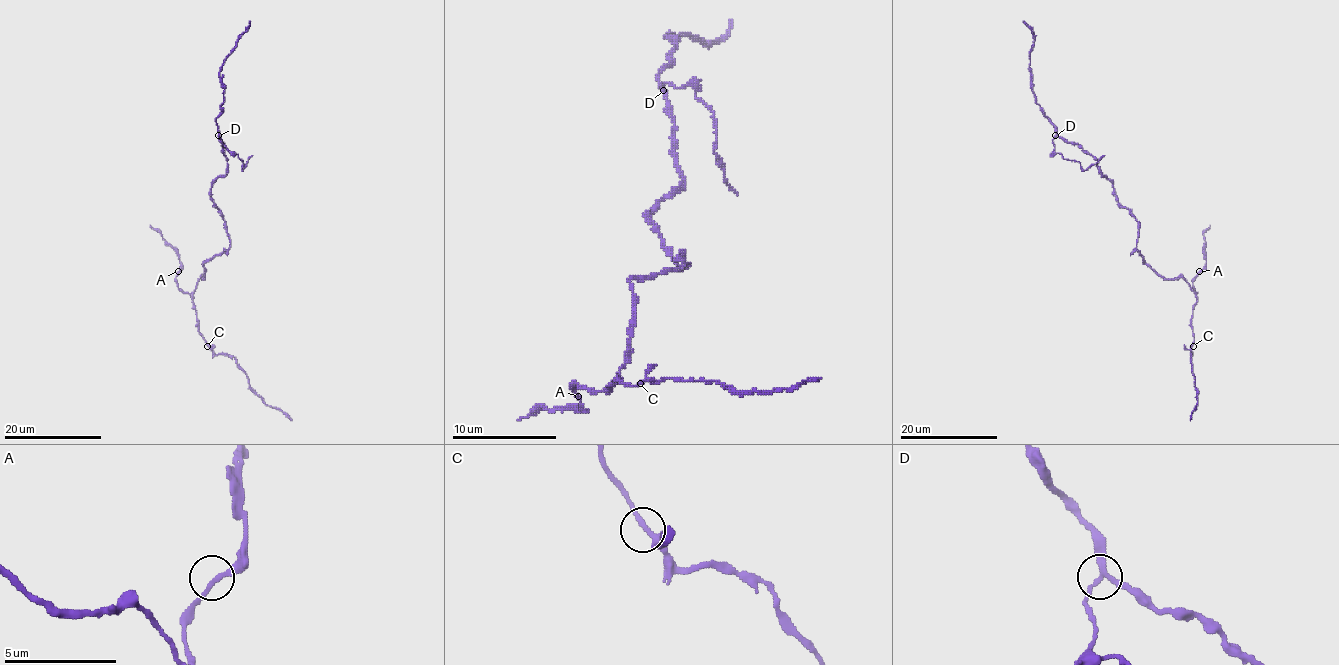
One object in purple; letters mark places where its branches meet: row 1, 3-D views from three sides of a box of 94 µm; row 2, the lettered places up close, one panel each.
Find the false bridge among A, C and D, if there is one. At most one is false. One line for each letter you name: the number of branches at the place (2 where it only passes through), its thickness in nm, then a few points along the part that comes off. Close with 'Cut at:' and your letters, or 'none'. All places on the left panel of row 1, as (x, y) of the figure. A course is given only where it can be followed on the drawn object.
D: 3 | 190 nm | (218, 136), (243, 161), (242, 170), (253, 155)
Cut at: D

